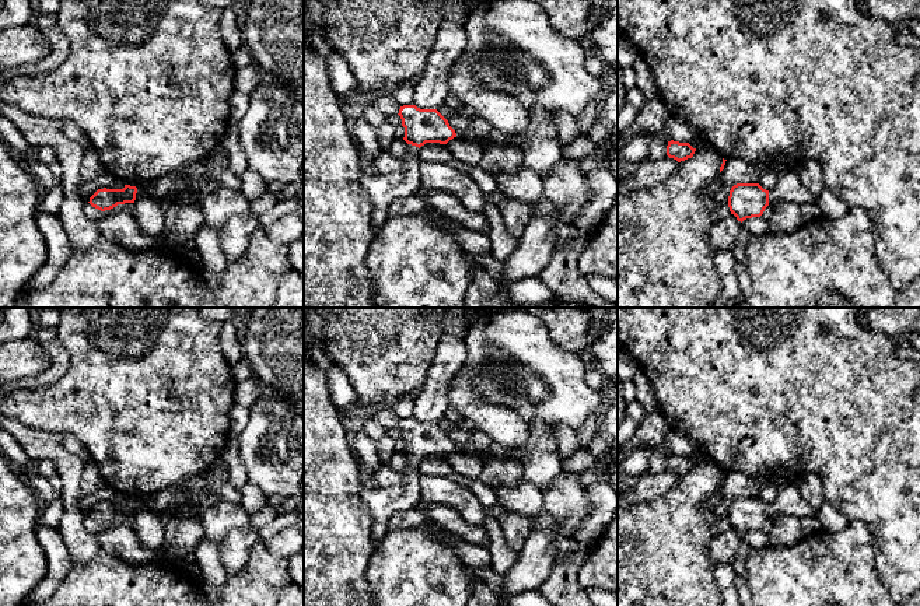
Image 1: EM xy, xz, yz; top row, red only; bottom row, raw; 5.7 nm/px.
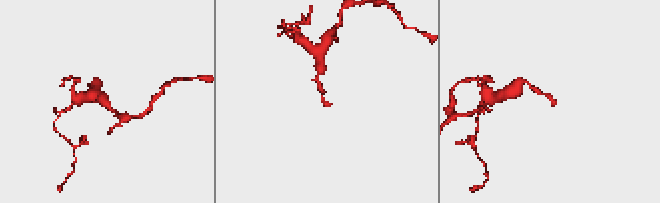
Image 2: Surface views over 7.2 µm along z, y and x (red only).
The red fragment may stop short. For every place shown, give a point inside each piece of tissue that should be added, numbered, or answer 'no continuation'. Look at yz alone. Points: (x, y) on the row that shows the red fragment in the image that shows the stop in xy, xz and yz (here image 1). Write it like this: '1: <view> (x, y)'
1: yz (789, 188)

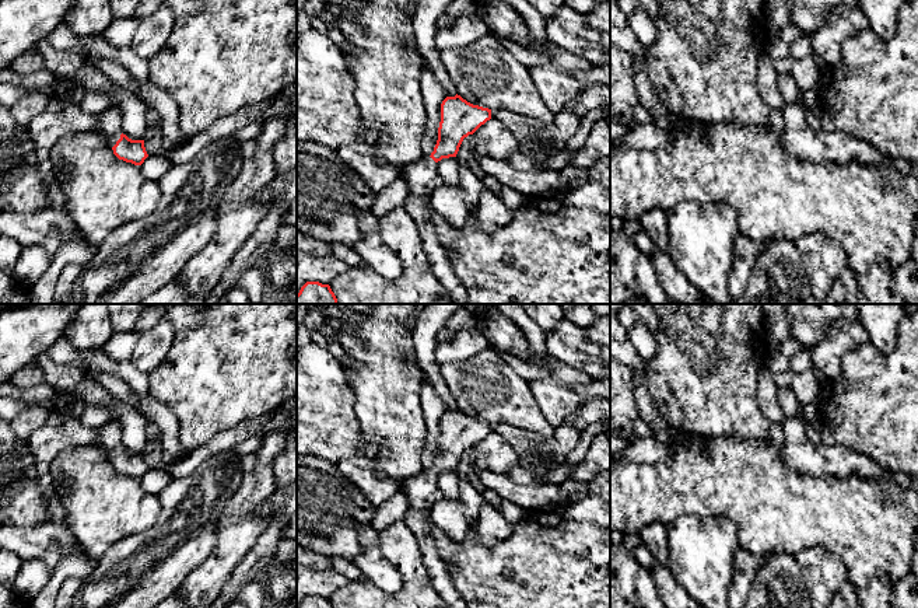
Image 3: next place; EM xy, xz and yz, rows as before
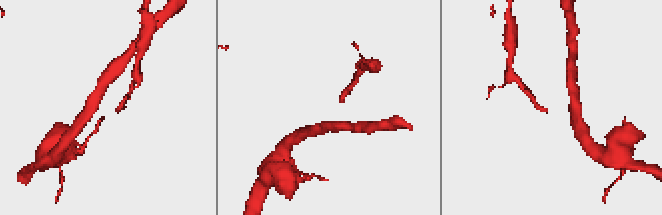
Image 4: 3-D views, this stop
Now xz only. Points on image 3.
1: xz (423, 178)

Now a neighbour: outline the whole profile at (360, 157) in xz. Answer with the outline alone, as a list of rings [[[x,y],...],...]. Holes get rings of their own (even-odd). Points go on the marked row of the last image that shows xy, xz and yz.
[[[351,143],[340,147],[337,151],[341,160],[348,164],[375,193],[383,191],[400,178],[396,167],[376,161],[371,144]]]

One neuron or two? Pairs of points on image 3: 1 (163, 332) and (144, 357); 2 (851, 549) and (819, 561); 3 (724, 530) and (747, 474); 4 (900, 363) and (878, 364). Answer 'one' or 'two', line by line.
1: one
2: two
3: two
4: one

